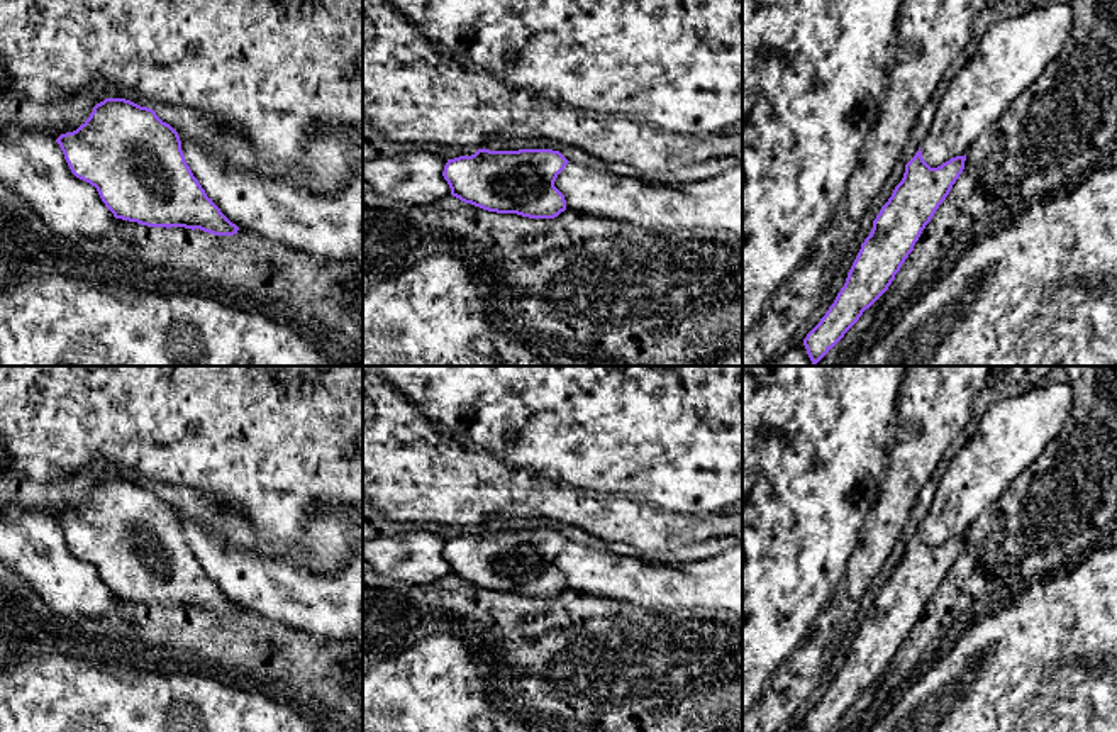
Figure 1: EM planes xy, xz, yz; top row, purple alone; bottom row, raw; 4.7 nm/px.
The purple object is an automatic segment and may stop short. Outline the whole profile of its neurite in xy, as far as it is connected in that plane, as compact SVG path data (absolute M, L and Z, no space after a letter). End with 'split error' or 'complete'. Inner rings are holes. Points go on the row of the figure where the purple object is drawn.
M105 98L76 130L61 134L56 142L71 173L97 188L115 219L147 227L200 229L214 236L234 236L239 230L193 176L178 132L153 108L125 98Z; complete

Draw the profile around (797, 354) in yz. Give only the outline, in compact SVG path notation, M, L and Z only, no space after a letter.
M803 342L792 344L786 354L776 363L776 366L814 366Z

